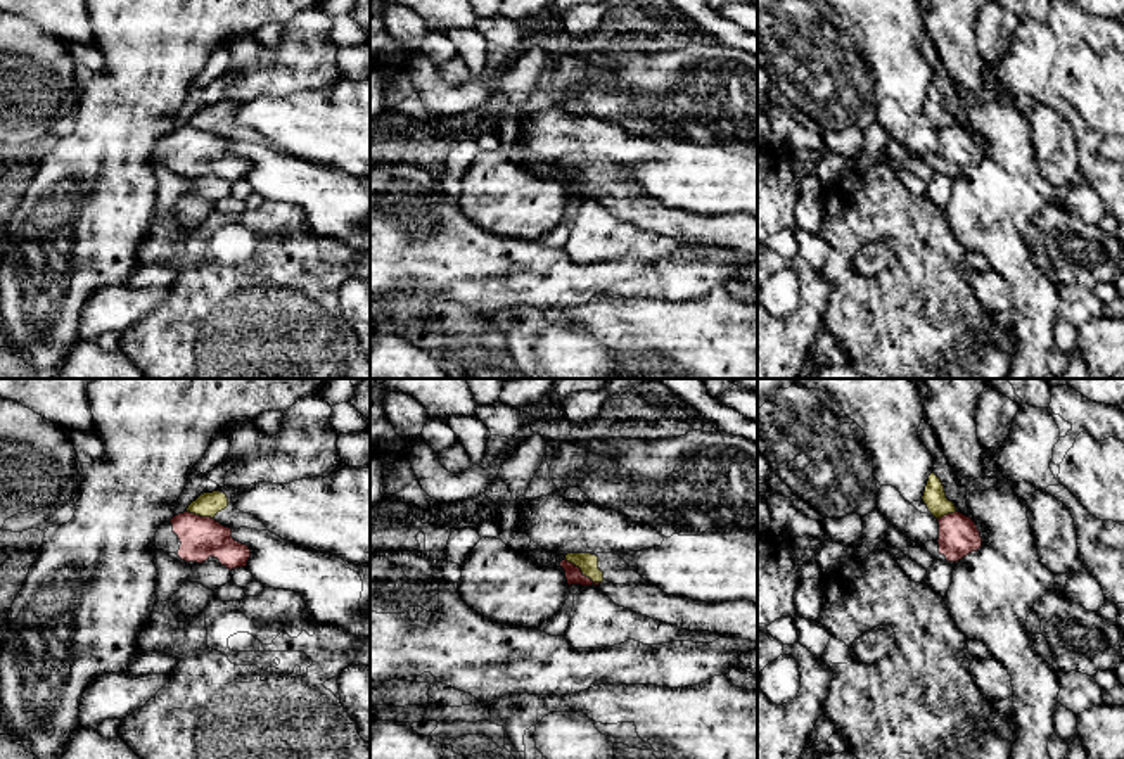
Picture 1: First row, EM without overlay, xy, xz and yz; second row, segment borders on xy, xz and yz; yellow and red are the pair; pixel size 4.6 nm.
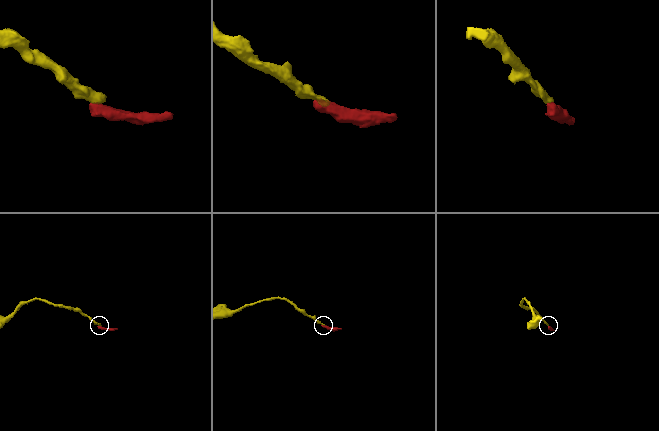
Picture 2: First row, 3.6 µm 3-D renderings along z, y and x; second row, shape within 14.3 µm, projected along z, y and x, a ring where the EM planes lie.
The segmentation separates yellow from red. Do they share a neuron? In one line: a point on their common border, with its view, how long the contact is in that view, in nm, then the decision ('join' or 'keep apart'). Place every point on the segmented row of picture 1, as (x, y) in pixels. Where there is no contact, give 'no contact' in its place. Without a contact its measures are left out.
xz (581, 571) | 200 nm | keep apart

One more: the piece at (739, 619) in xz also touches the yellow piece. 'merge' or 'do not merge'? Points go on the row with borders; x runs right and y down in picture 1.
merge

